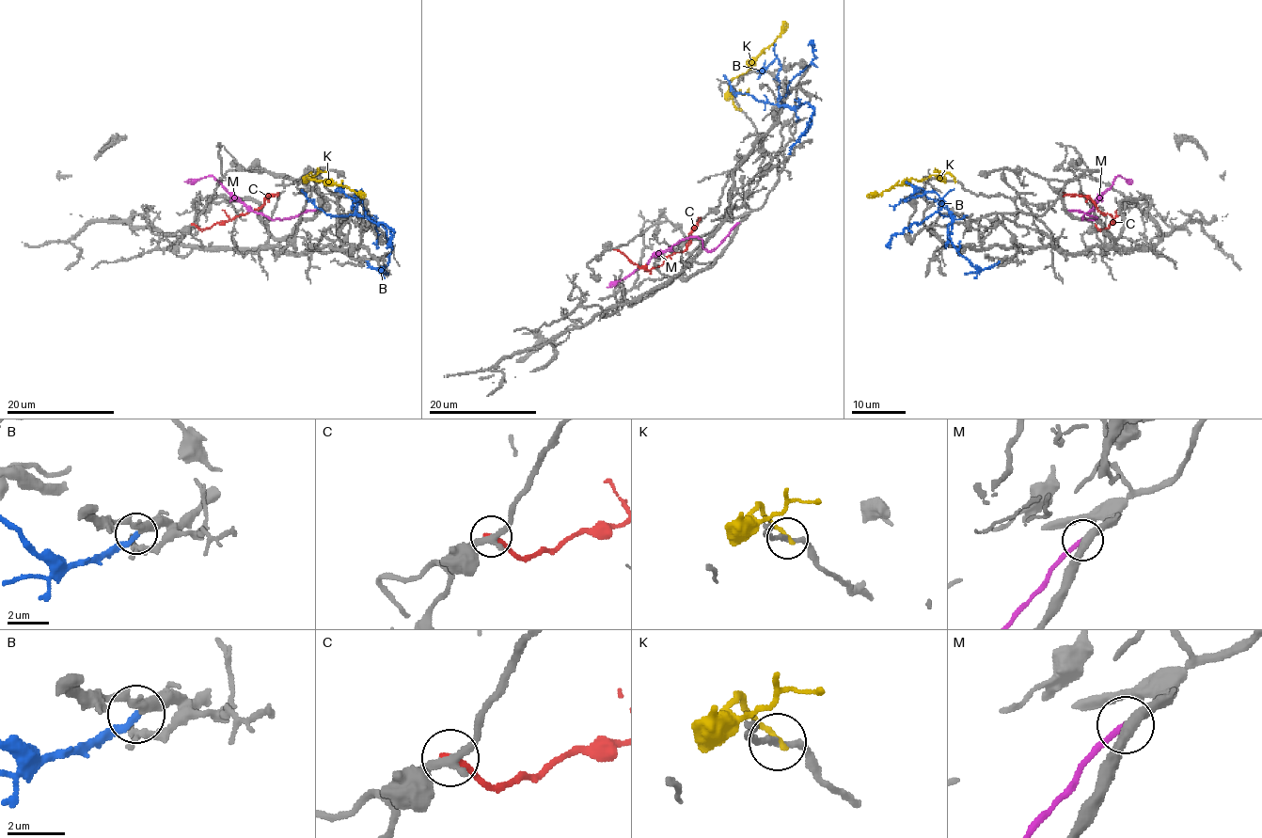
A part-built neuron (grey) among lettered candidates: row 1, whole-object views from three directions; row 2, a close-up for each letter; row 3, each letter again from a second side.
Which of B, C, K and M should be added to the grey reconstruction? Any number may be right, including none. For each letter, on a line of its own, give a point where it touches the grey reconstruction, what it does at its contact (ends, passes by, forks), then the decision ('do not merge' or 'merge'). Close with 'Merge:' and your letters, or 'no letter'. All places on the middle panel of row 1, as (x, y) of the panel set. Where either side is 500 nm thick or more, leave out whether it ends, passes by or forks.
B: contact (790, 153); it ends; do not merge
C: contact (615, 249); it ends; do not merge
K: contact (740, 109); it ends; do not merge
M: contact (738, 223); it ends; do not merge
Merge: no letter

